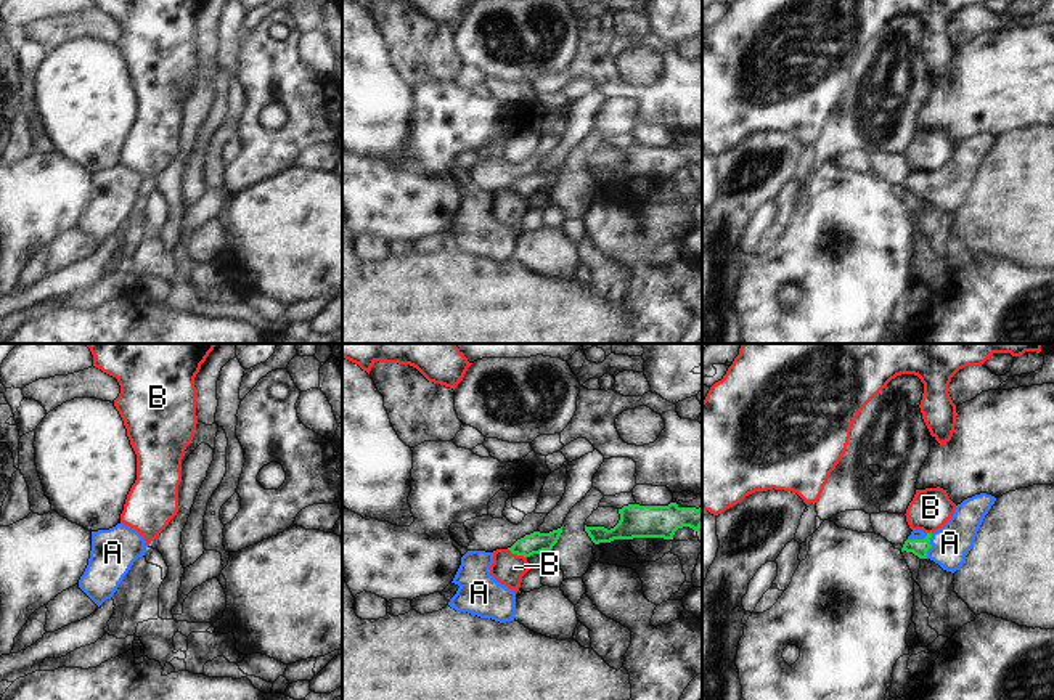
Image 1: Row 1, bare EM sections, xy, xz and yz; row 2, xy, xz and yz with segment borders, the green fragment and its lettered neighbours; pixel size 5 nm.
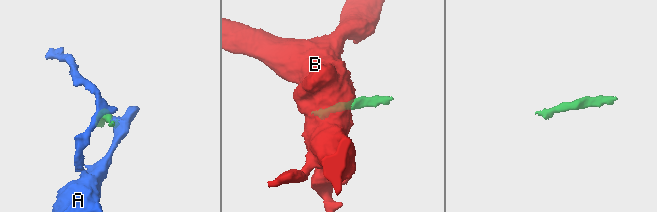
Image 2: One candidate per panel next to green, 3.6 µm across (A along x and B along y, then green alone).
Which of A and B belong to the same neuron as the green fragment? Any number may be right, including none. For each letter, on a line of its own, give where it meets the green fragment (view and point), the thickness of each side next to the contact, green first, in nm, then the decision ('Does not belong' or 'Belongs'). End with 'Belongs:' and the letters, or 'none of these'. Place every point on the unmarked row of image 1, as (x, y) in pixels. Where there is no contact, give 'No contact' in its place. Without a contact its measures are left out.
A: Touches green at yz (931, 187). Thickness 90 nm (green) against 190 nm. Belongs
B: Touches green at xz (518, 195). Thickness 110 nm (green) against 160 nm. Does not belong
Belongs: A.

